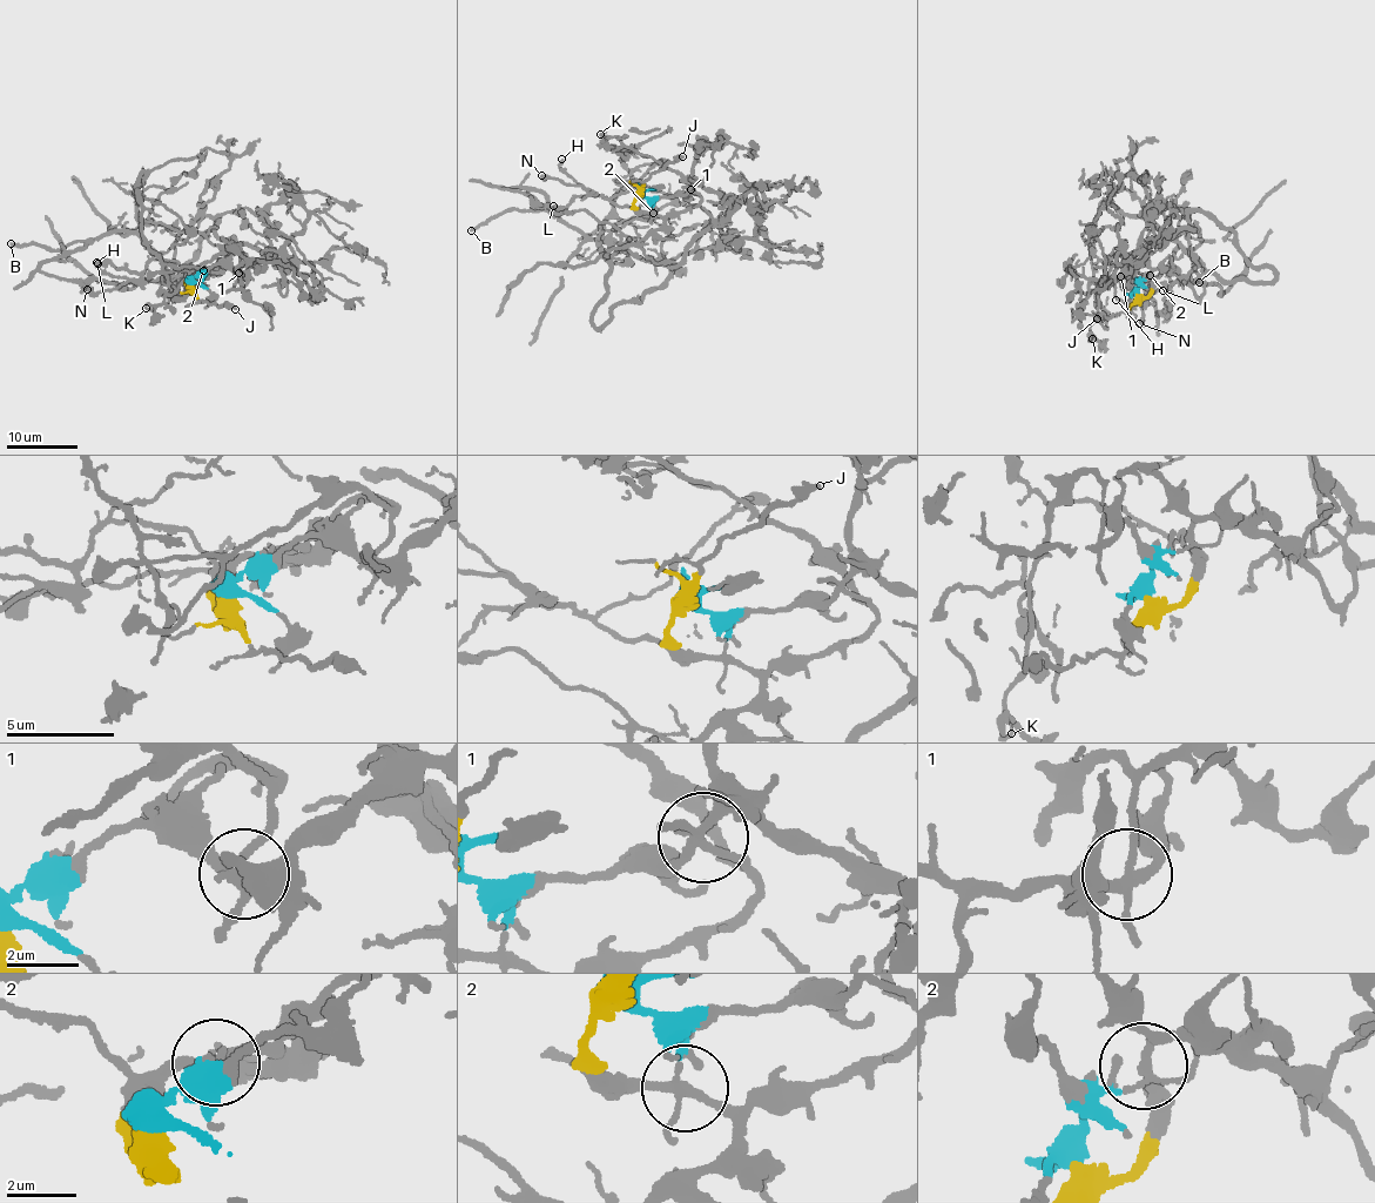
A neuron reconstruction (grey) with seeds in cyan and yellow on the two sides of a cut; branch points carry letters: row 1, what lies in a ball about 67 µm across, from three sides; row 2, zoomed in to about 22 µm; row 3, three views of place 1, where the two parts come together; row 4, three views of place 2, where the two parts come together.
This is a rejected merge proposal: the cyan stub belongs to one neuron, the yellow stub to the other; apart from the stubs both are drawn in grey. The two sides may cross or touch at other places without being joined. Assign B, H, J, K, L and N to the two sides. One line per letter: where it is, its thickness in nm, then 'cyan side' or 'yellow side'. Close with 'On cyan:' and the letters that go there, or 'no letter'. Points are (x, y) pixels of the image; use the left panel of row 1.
B: at (11, 243); 240 nm thick; cyan side
H: at (96, 262); 260 nm thick; yellow side
J: at (235, 309); 300 nm thick; yellow side
K: at (146, 308); 220 nm thick; yellow side
L: at (98, 263); 500 nm thick; yellow side
N: at (87, 289); 500 nm thick; yellow side
On cyan: B

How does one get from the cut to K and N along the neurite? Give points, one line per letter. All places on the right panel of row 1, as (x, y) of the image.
K: (1137, 295), (1146, 297), (1152, 270), (1139, 254), (1113, 255), (1097, 291), (1098, 316), (1090, 329), (1092, 340)
N: (1137, 295), (1150, 294), (1150, 275), (1143, 282), (1143, 324), (1139, 323)

